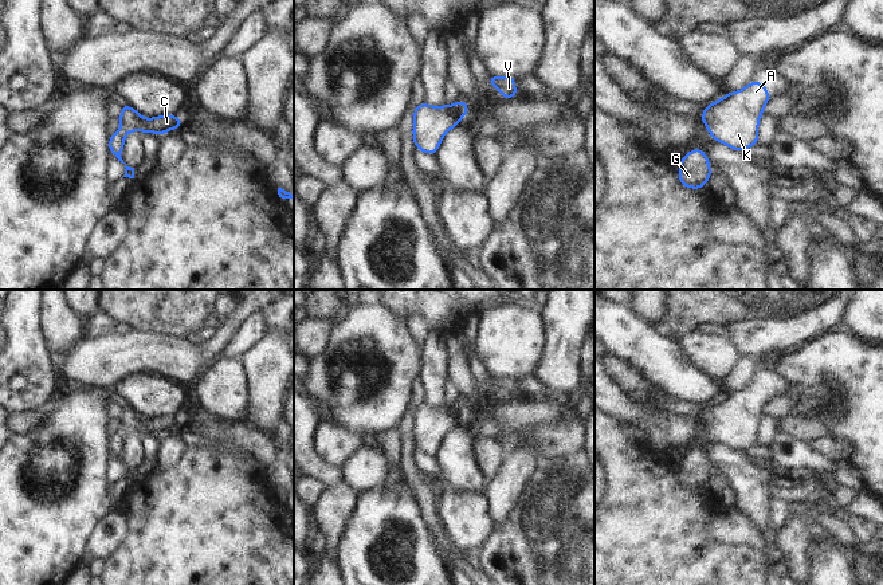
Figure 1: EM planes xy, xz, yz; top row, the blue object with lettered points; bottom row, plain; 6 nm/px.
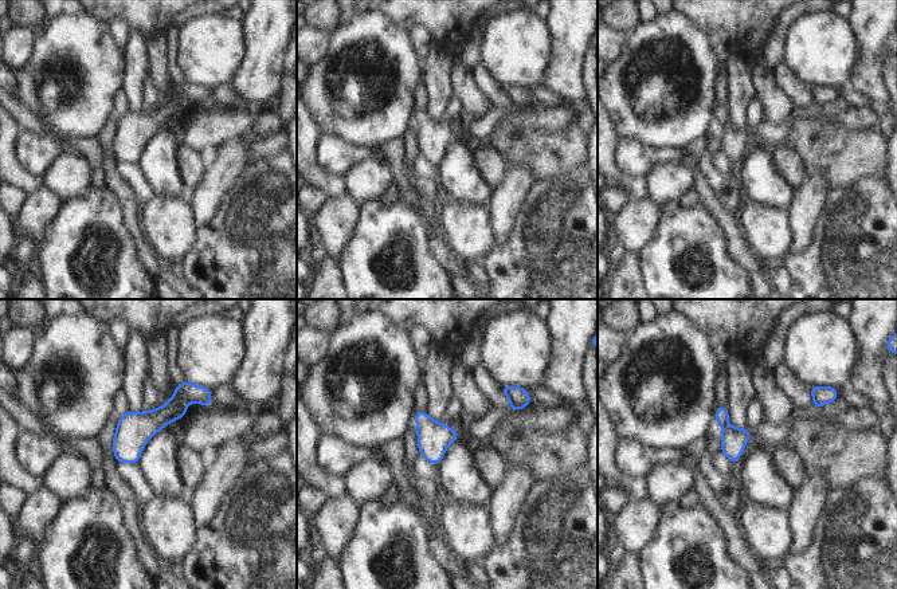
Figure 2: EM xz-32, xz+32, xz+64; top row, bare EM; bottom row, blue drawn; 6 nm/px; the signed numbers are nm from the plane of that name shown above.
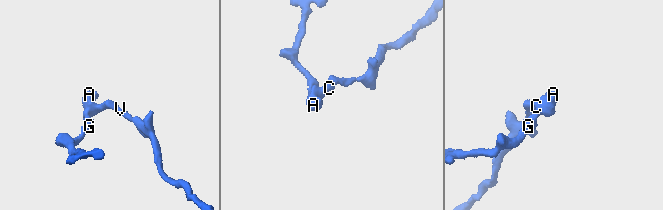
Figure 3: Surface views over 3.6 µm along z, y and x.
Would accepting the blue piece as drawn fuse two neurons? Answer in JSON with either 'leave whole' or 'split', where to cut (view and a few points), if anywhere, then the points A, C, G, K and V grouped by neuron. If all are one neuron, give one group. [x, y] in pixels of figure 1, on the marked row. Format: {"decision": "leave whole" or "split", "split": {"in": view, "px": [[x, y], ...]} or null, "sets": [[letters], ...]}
{"decision": "leave whole", "split": null, "sets": [["A", "C", "G", "K", "V"]]}

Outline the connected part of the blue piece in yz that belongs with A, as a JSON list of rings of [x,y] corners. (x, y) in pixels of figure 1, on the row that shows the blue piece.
[[[749,82],[742,90],[705,106],[700,119],[715,141],[745,152],[757,145],[760,117],[769,101],[762,82]]]

